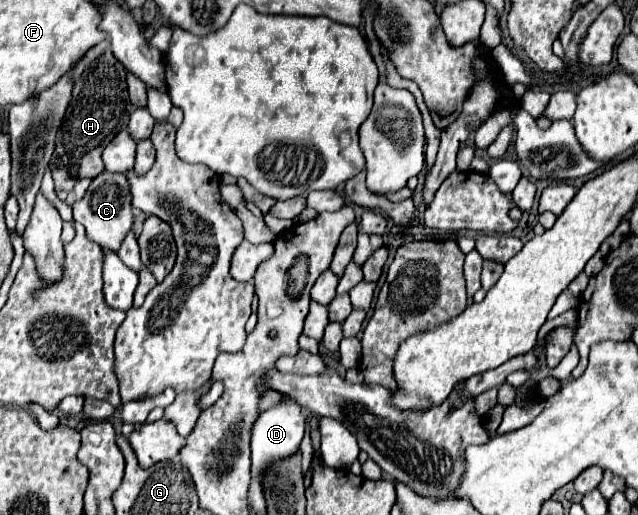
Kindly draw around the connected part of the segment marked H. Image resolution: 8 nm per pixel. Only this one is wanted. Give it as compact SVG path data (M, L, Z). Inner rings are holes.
M105 50L85 68L81 78L75 82L65 120L57 130L55 152L53 160L49 162L49 168L55 180L55 192L61 200L65 200L67 194L73 190L75 180L95 178L105 170L101 154L109 140L113 140L117 132L127 128L129 112L131 102L127 96L127 70L121 62L117 62L111 50Z

